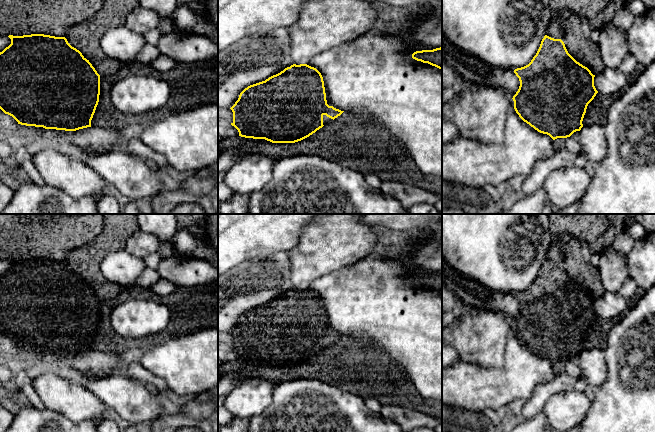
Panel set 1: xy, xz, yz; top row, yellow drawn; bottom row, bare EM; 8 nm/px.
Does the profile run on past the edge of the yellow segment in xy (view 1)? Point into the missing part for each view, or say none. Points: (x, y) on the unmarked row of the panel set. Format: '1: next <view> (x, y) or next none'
1: next none

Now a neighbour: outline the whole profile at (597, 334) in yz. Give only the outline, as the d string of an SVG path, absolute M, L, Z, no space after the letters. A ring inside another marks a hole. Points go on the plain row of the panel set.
M598 316L587 330L586 337L582 345L583 351L591 350L593 348L604 351L607 348L609 332L616 323L617 321L614 318L603 319Z

